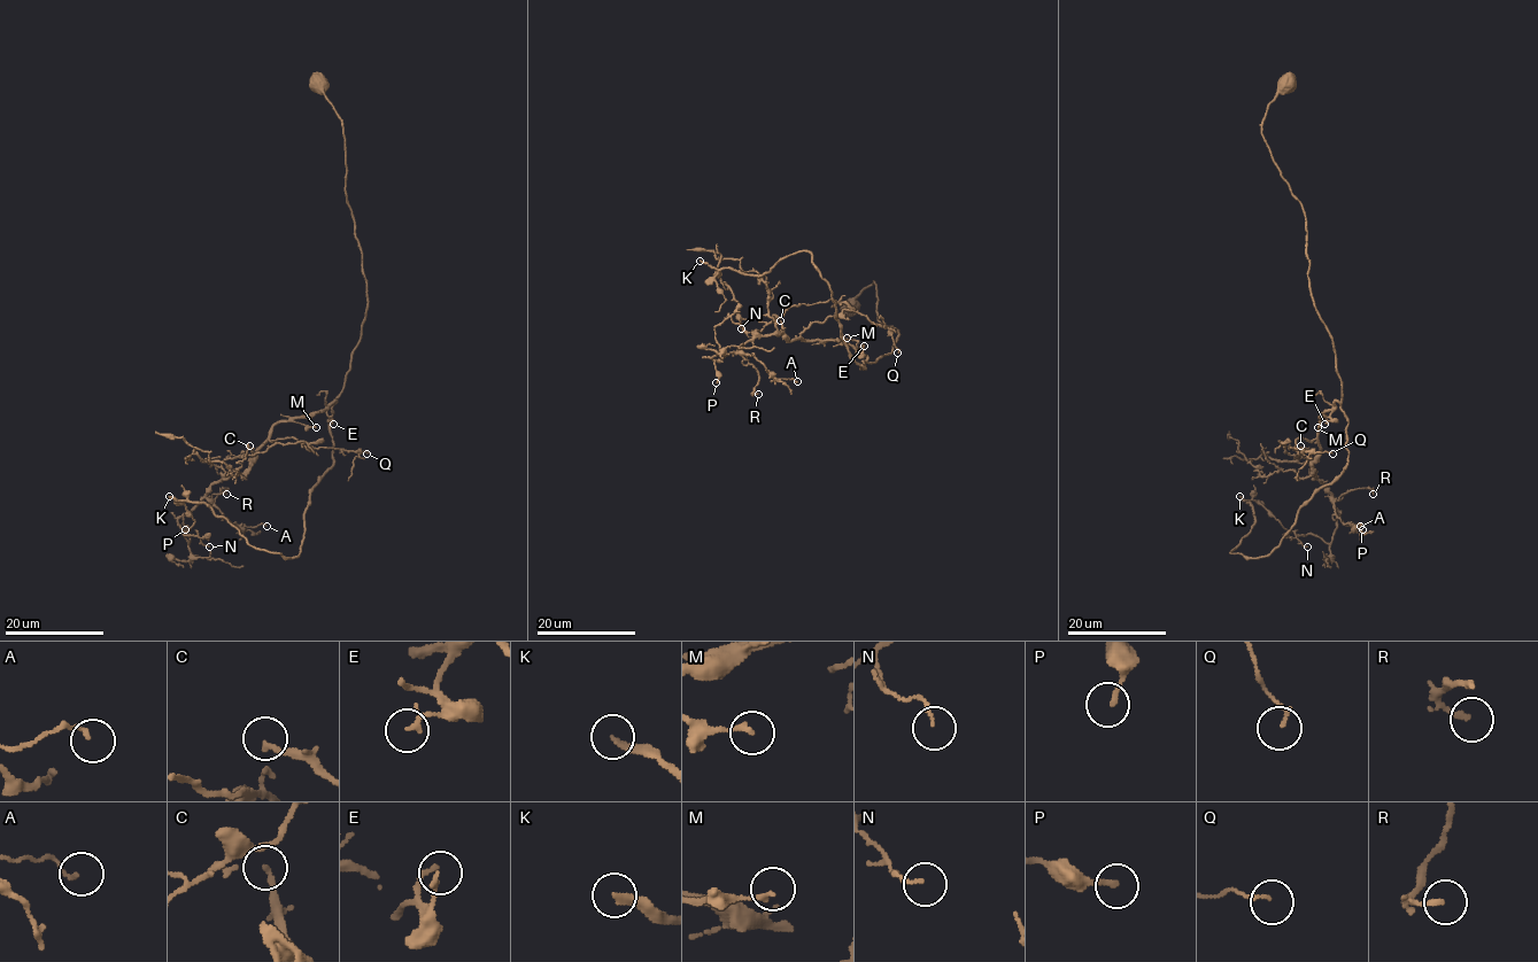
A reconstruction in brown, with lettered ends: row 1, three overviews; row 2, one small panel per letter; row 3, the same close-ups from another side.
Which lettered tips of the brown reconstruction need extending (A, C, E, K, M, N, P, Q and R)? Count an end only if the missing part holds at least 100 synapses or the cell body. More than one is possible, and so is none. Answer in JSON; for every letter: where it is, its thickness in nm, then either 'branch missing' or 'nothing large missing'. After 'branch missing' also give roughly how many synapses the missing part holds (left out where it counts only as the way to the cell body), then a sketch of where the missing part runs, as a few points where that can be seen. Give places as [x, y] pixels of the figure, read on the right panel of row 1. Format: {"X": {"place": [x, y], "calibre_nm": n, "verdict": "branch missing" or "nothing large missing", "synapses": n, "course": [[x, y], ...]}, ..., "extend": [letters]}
{"A": {"place": [1360, 526], "calibre_nm": 120, "verdict": "nothing large missing"}, "C": {"place": [1300, 445], "calibre_nm": 130, "verdict": "nothing large missing"}, "E": {"place": [1324, 424], "calibre_nm": 170, "verdict": "nothing large missing"}, "K": {"place": [1239, 496], "calibre_nm": 200, "verdict": "branch missing", "synapses": 110}, "M": {"place": [1318, 427], "calibre_nm": 160, "verdict": "nothing large missing"}, "N": {"place": [1307, 547], "calibre_nm": 110, "verdict": "nothing large missing"}, "P": {"place": [1362, 529], "calibre_nm": 180, "verdict": "nothing large missing"}, "Q": {"place": [1332, 454], "calibre_nm": 130, "verdict": "nothing large missing"}, "R": {"place": [1373, 494], "calibre_nm": 170, "verdict": "nothing large missing"}, "extend": ["K"]}

